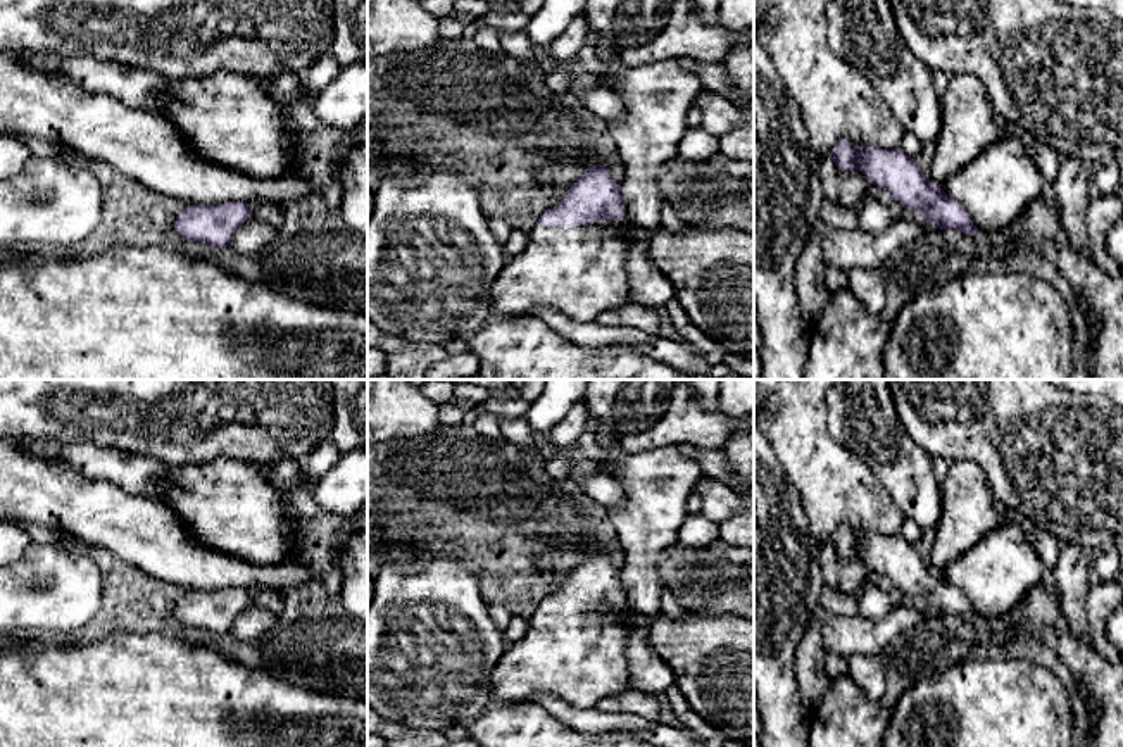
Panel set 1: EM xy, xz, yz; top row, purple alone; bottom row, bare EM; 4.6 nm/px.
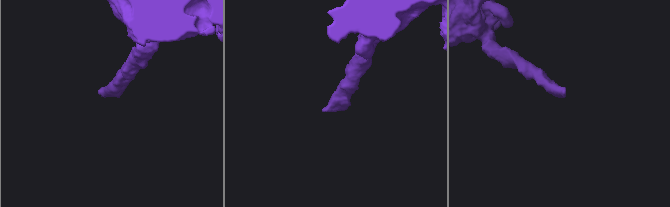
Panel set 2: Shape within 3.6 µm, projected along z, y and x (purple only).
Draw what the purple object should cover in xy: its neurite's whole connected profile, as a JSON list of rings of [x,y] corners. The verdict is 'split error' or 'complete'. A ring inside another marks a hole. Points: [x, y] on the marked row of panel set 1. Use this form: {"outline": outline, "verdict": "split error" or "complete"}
{"outline": [[[243,202],[185,205],[176,216],[174,229],[188,242],[223,248],[231,245],[235,233],[250,216],[252,209]]], "verdict": "complete"}

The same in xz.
{"outline": [[[592,166],[569,186],[555,207],[540,216],[528,233],[526,248],[507,255],[490,290],[492,307],[507,317],[528,314],[535,307],[549,307],[576,323],[592,323],[600,312],[624,305],[630,300],[628,242],[602,223],[624,217],[621,183],[611,176],[607,166]]], "verdict": "split error"}

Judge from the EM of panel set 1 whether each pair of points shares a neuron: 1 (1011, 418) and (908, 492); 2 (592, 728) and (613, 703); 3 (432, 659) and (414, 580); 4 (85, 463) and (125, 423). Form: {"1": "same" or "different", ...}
{"1": "different", "2": "different", "3": "same", "4": "different"}

